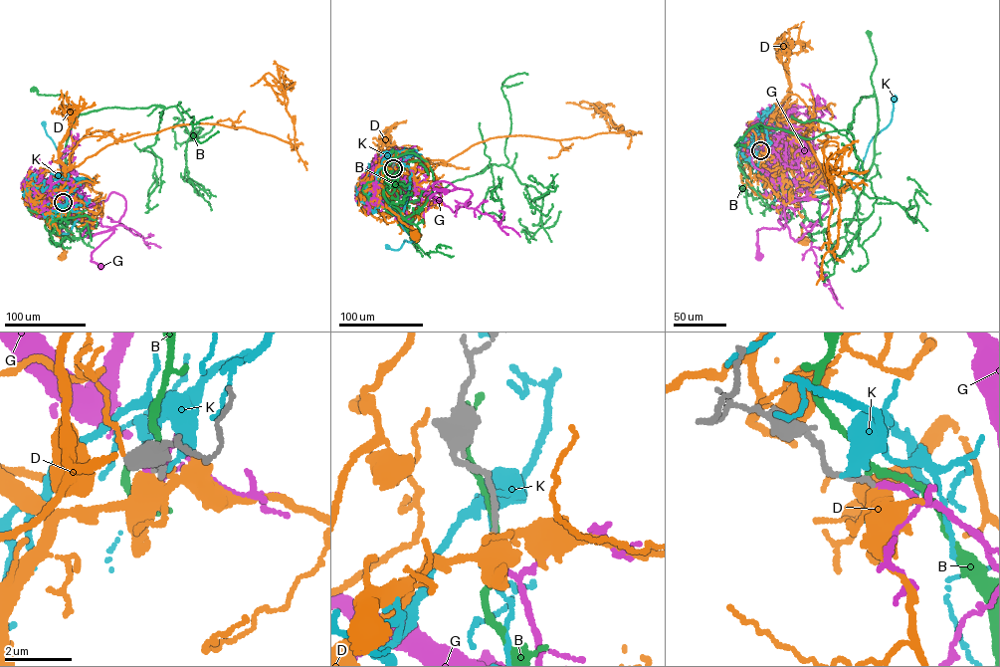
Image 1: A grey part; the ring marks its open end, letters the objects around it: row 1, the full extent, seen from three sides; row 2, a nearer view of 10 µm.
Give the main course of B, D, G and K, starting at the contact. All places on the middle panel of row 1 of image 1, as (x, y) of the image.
B: (393, 168), (397, 175), (384, 196), (417, 248), (412, 219), (401, 208), (363, 208)
D: (393, 168), (388, 173), (393, 197), (386, 201), (386, 207), (415, 230), (416, 236)
G: (393, 168), (421, 194), (430, 198), (455, 187), (443, 181), (433, 184), (445, 191)
K: (393, 167), (389, 175), (379, 179), (379, 189), (415, 242), (405, 240), (396, 250), (387, 246)

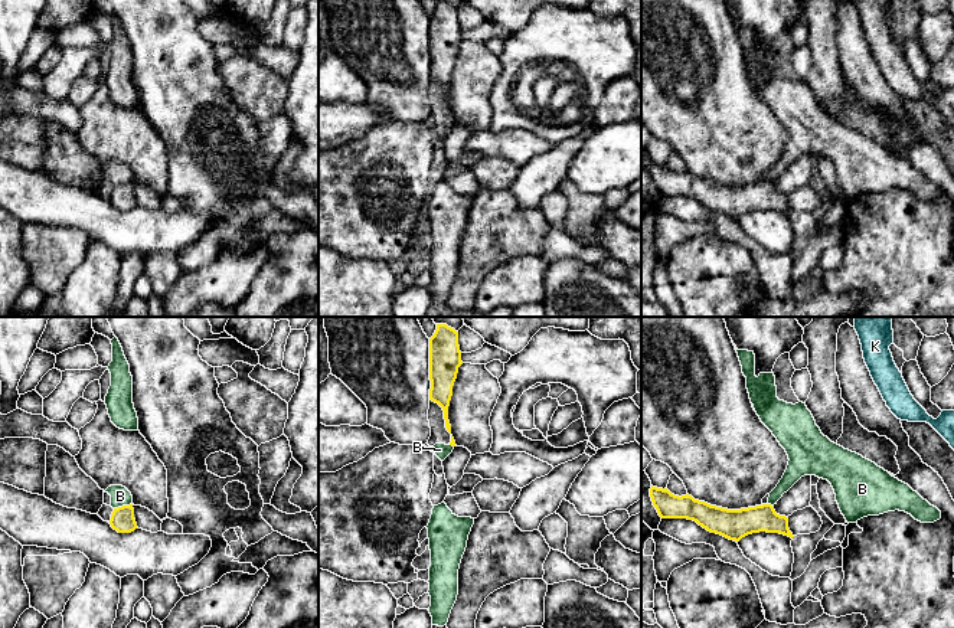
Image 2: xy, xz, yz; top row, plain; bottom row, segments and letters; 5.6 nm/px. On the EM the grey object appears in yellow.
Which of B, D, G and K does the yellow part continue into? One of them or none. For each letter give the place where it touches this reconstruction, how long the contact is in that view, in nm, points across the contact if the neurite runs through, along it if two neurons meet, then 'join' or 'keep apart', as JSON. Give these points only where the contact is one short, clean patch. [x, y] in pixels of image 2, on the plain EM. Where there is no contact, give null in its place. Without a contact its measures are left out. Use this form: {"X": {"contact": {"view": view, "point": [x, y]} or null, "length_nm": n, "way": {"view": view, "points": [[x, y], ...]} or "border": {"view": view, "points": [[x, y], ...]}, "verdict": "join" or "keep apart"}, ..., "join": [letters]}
{"B": {"contact": {"view": "xy", "point": [123, 183]}, "length_nm": 110, "border": {"view": "xy", "points": [[131, 180], [114, 186]]}, "verdict": "keep apart"}, "D": {"contact": null, "verdict": "keep apart"}, "G": {"contact": null, "verdict": "join"}, "K": {"contact": null, "verdict": "keep apart"}, "join": ["G"]}

